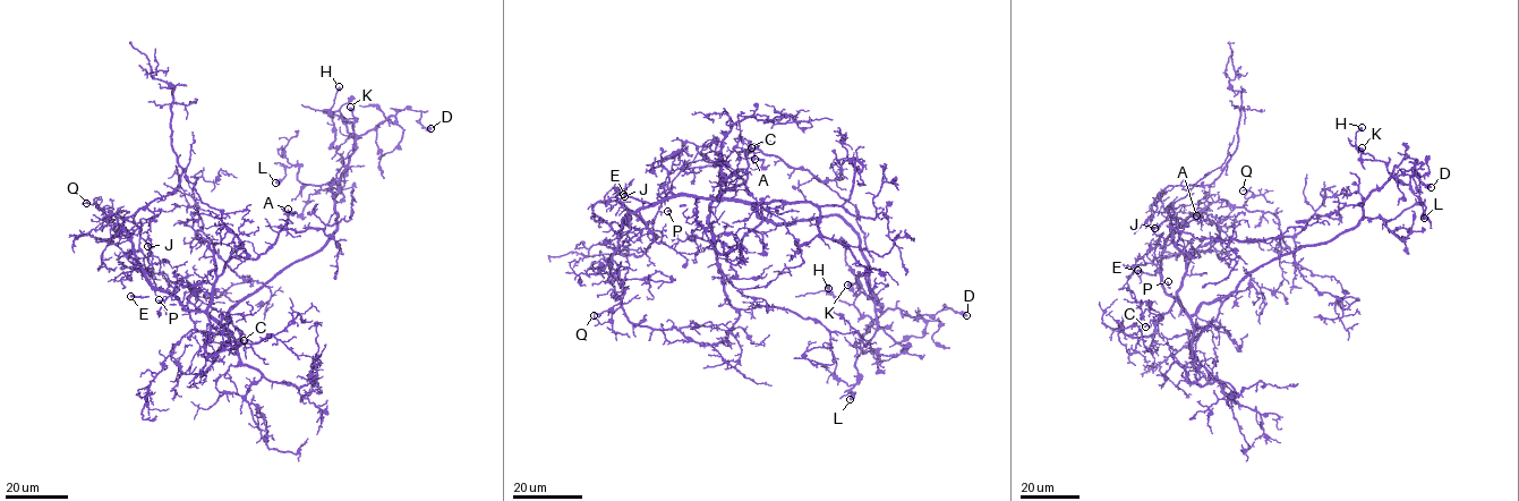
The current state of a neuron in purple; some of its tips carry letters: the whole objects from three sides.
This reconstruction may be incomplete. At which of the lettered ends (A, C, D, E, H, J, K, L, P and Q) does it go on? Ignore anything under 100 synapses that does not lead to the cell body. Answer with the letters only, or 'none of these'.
E

